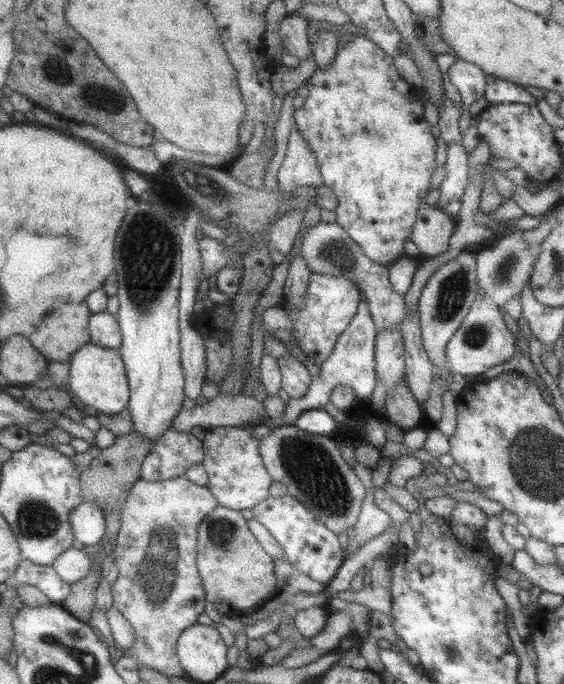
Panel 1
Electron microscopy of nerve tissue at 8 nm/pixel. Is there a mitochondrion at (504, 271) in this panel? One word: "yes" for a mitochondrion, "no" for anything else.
yes

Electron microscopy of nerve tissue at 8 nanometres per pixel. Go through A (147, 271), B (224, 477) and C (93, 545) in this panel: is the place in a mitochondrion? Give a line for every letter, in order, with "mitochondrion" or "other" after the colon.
A: mitochondrion
B: other
C: other

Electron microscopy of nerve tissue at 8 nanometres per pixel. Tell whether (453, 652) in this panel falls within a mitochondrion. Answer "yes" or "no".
yes

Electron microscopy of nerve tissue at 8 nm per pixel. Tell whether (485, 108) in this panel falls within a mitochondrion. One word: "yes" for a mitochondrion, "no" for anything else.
no

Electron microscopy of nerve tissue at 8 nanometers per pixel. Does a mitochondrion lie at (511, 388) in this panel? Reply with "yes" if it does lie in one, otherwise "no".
no

